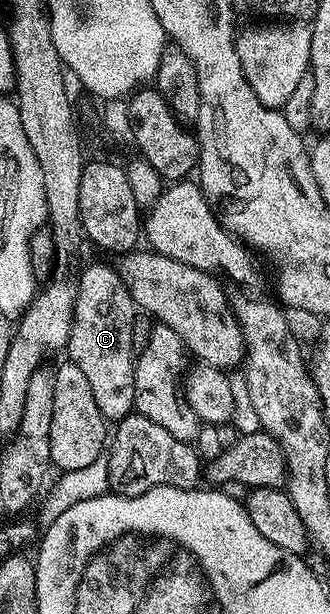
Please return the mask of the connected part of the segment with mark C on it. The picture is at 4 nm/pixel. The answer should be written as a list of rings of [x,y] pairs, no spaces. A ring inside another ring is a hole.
[[[94,263],[82,271],[82,276],[76,279],[78,296],[74,298],[74,320],[70,336],[64,348],[69,362],[84,373],[92,393],[96,396],[96,405],[100,413],[108,421],[117,421],[134,411],[134,365],[136,362],[136,348],[132,341],[132,321],[136,308],[128,289],[117,270],[106,263]]]

